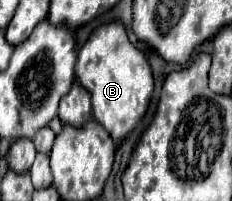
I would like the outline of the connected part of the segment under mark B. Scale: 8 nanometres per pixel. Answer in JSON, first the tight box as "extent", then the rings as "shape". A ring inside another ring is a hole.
{"extent":[75,20,153,142],"shape":[[[119,20],[95,28],[77,54],[75,76],[91,94],[93,118],[103,124],[115,142],[121,142],[141,120],[153,92],[153,74],[145,54],[135,48]]]}

